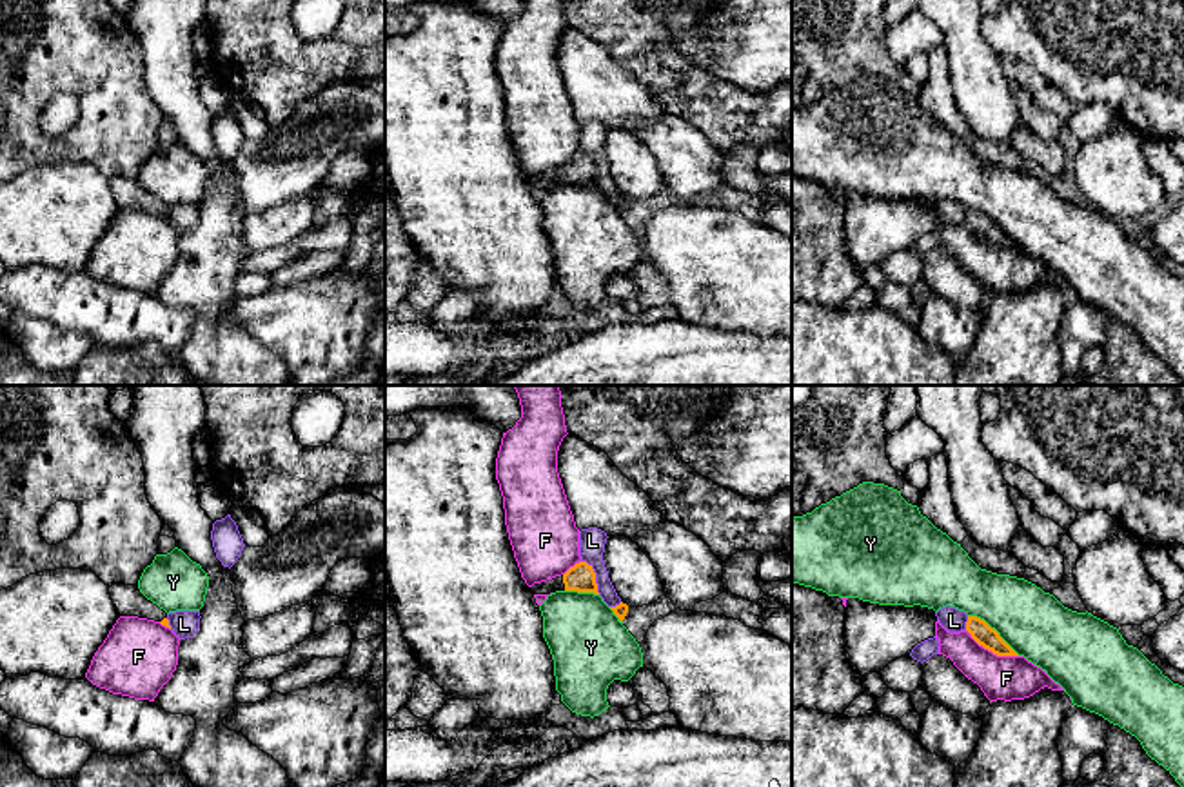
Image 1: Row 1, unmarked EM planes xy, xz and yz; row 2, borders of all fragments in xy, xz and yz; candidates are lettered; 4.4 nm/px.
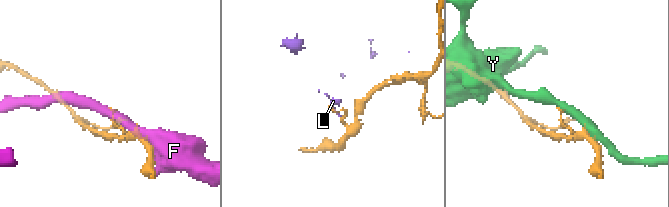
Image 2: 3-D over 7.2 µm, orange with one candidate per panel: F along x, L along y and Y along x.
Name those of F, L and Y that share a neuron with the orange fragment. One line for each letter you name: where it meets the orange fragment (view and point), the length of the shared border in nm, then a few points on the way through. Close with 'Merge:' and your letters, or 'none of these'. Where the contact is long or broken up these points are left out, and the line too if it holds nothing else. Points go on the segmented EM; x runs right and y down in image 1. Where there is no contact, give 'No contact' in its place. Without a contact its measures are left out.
Merge: none of these

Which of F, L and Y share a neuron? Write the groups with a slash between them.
F / L / Y

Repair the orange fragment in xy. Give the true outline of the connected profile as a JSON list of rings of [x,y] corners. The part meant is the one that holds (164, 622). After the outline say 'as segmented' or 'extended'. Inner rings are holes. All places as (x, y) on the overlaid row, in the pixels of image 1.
[[[114,583],[109,587],[111,600],[120,616],[138,616],[169,627],[167,613],[147,600],[138,585]]] | extended

